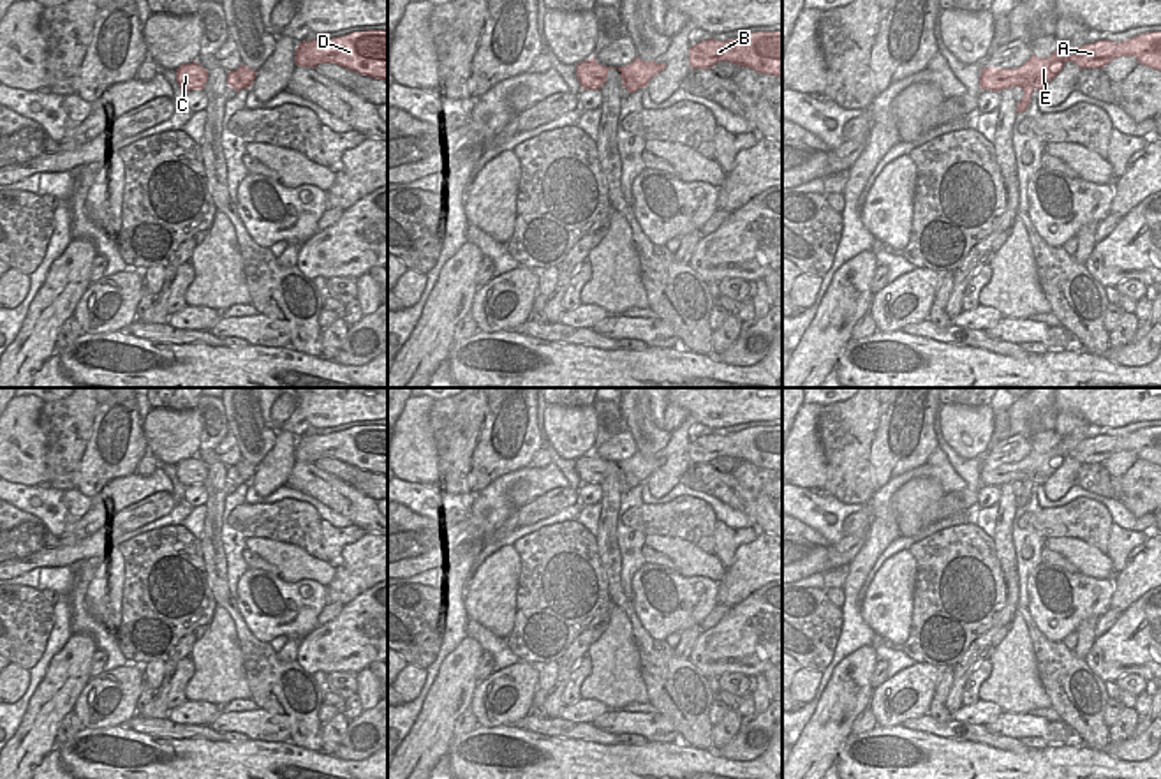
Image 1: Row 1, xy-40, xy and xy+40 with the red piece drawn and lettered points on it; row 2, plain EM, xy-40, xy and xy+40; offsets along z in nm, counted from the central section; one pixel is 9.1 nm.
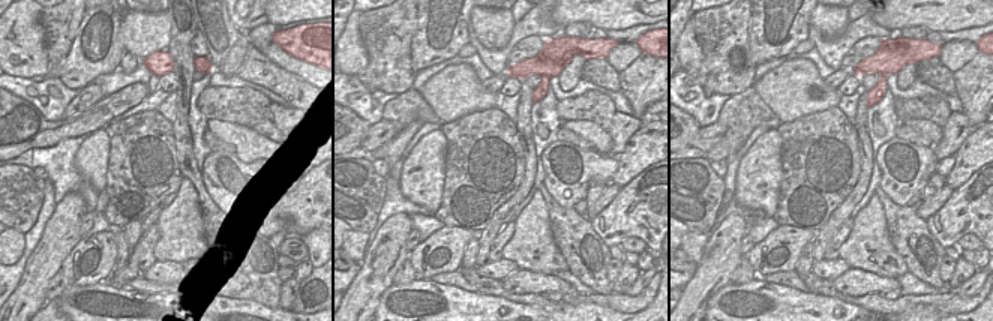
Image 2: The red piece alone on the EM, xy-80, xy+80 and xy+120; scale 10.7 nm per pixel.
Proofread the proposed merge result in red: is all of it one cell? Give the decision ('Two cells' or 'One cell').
One cell.

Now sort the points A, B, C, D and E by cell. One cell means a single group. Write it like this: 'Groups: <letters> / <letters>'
Groups: A B C D E.

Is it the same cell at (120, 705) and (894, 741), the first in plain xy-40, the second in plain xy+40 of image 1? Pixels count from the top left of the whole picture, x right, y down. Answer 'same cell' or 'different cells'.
different cells

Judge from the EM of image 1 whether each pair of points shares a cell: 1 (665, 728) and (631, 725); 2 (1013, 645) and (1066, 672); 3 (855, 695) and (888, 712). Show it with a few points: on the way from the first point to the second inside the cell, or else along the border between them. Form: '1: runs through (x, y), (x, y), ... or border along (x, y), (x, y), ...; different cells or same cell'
1: runs through (656, 727), (640, 725); same cell
2: border along (1022, 619), (1031, 640), (1038, 679), (1050, 697); different cells
3: border along (874, 689), (867, 705); different cells

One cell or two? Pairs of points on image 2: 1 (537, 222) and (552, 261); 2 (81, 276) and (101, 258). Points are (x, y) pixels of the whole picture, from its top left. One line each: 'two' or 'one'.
1: one
2: one

